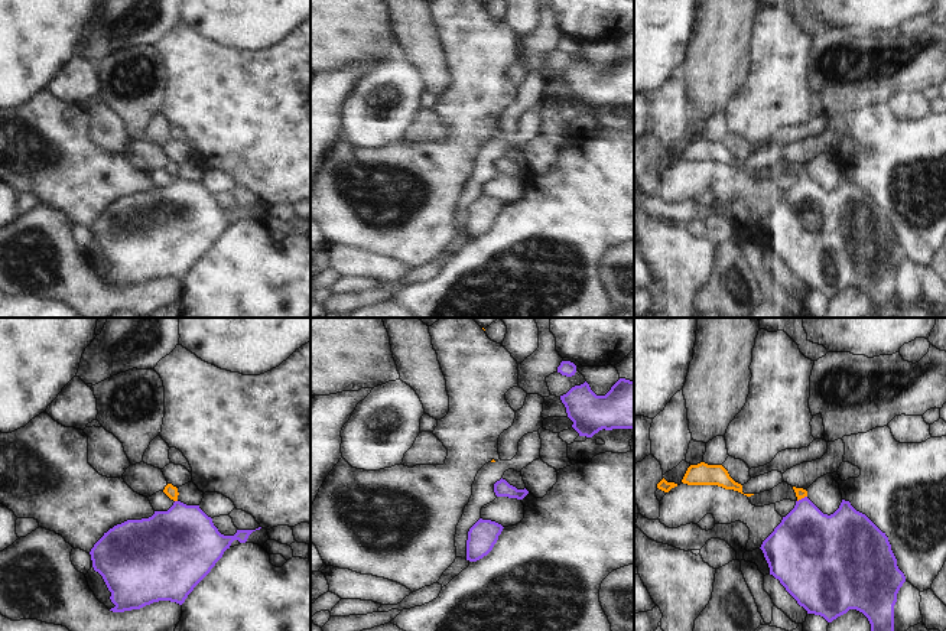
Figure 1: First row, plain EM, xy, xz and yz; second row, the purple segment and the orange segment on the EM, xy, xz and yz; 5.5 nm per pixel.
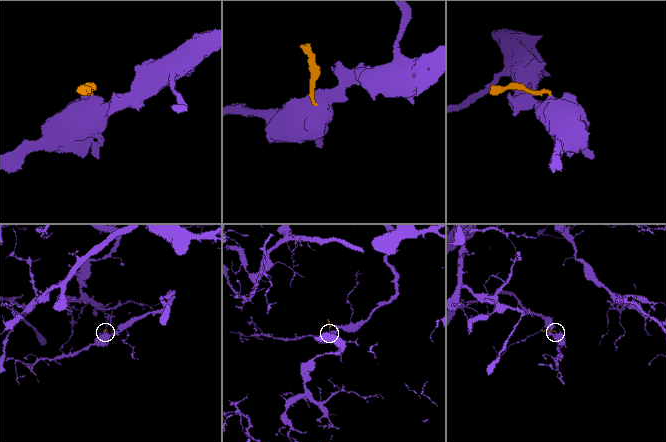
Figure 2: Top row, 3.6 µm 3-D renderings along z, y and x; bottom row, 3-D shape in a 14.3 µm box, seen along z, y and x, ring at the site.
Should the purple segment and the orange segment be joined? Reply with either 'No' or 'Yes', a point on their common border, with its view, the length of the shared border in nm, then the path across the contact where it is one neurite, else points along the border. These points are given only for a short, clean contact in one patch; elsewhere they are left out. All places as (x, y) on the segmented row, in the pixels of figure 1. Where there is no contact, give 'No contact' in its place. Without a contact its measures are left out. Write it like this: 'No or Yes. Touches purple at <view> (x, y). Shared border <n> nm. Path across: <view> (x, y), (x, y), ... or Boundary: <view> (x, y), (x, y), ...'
Yes. Touches purple at yz (802, 498). Shared border 70 nm. Path across: yz (806, 543), (802, 498), (800, 493).

